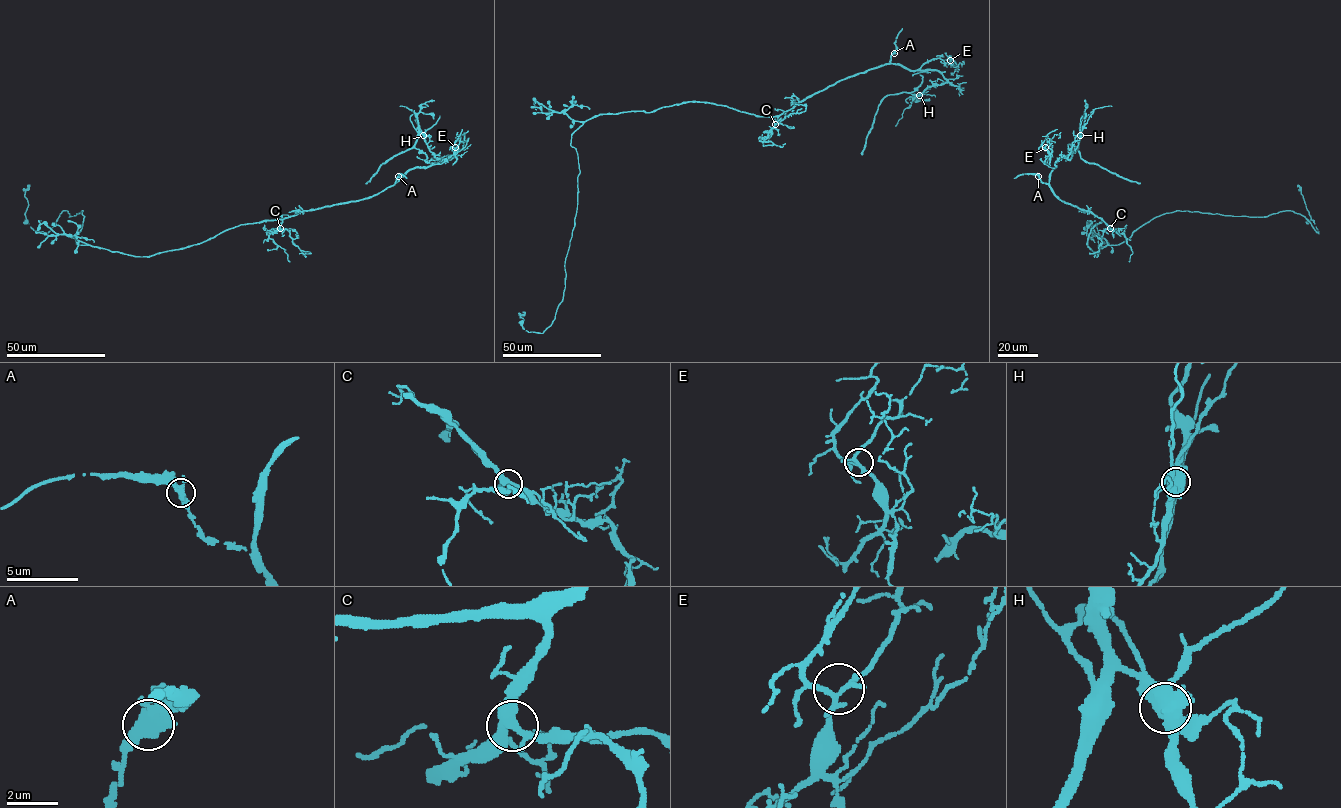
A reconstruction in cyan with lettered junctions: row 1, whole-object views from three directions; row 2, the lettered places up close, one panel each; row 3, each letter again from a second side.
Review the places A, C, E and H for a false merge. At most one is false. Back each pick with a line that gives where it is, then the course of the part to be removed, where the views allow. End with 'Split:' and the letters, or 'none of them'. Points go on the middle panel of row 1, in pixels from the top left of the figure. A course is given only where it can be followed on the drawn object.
H: place (919, 95); course (919, 94), (903, 92), (887, 94), (883, 98), (862, 155)
Split: H

